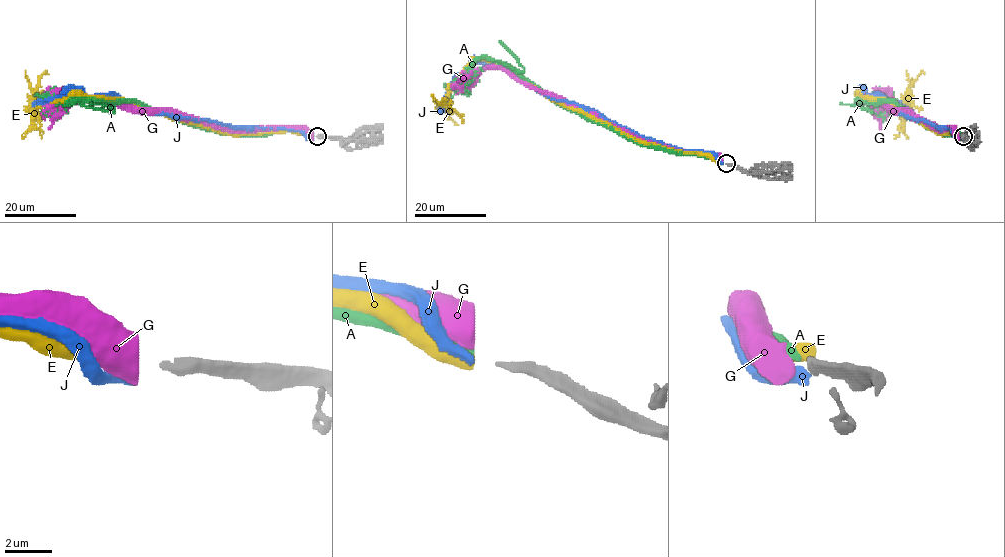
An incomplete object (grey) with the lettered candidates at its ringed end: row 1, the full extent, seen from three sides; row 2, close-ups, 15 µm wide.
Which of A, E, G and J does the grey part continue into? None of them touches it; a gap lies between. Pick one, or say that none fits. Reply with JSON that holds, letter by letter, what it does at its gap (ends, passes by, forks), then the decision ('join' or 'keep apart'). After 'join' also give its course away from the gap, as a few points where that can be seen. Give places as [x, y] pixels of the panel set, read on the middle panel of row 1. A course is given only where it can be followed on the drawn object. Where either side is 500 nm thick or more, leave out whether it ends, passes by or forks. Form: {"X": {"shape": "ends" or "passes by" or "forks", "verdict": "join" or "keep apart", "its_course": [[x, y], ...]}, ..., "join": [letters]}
{"A": {"shape": "ends", "verdict": "join", "its_course": [[723, 162], [637, 144], [557, 105], [505, 64], [491, 60], [523, 69], [518, 59], [499, 40]]}, "E": {"verdict": "keep apart"}, "G": {"verdict": "keep apart"}, "J": {"shape": "ends", "verdict": "keep apart"}, "join": ["A"]}

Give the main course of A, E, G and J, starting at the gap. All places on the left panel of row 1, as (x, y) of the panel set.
A: (313, 136), (299, 131), (227, 135), (134, 103), (82, 104), (109, 113), (114, 111), (109, 106), (90, 104)
E: (313, 136), (295, 131), (221, 133), (130, 104), (80, 93), (33, 106), (39, 77), (48, 73)
G: (313, 136), (297, 129), (213, 128), (181, 116), (145, 113), (109, 101), (91, 99), (73, 99), (49, 129)
J: (313, 137), (289, 129), (234, 128), (218, 121), (146, 113), (119, 98), (73, 89), (31, 110)

